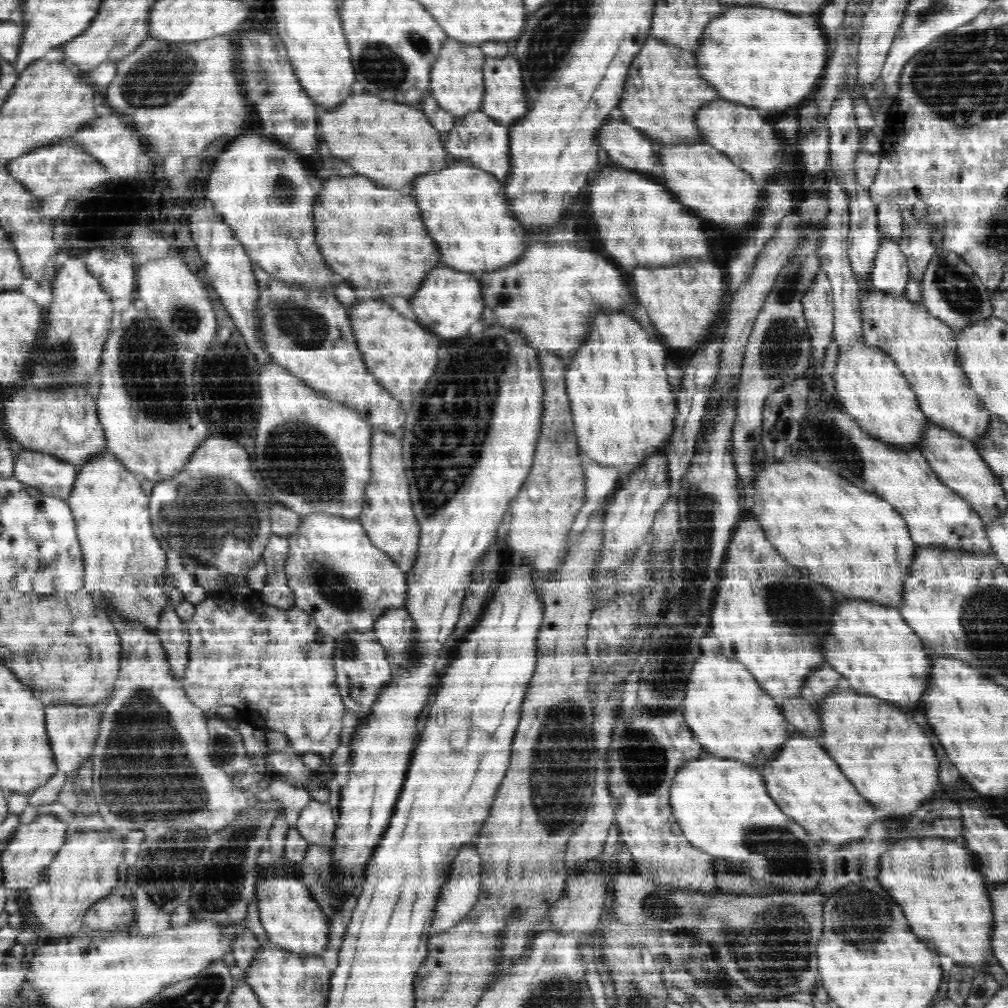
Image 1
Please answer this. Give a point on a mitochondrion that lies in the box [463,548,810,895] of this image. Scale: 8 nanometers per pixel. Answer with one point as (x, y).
(558, 799)

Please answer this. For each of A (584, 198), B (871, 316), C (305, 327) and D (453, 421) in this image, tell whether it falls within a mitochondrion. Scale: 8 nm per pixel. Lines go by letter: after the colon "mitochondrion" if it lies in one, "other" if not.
A: other
B: mitochondrion
C: mitochondrion
D: mitochondrion

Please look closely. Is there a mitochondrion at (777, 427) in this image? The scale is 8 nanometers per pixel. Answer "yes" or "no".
no

